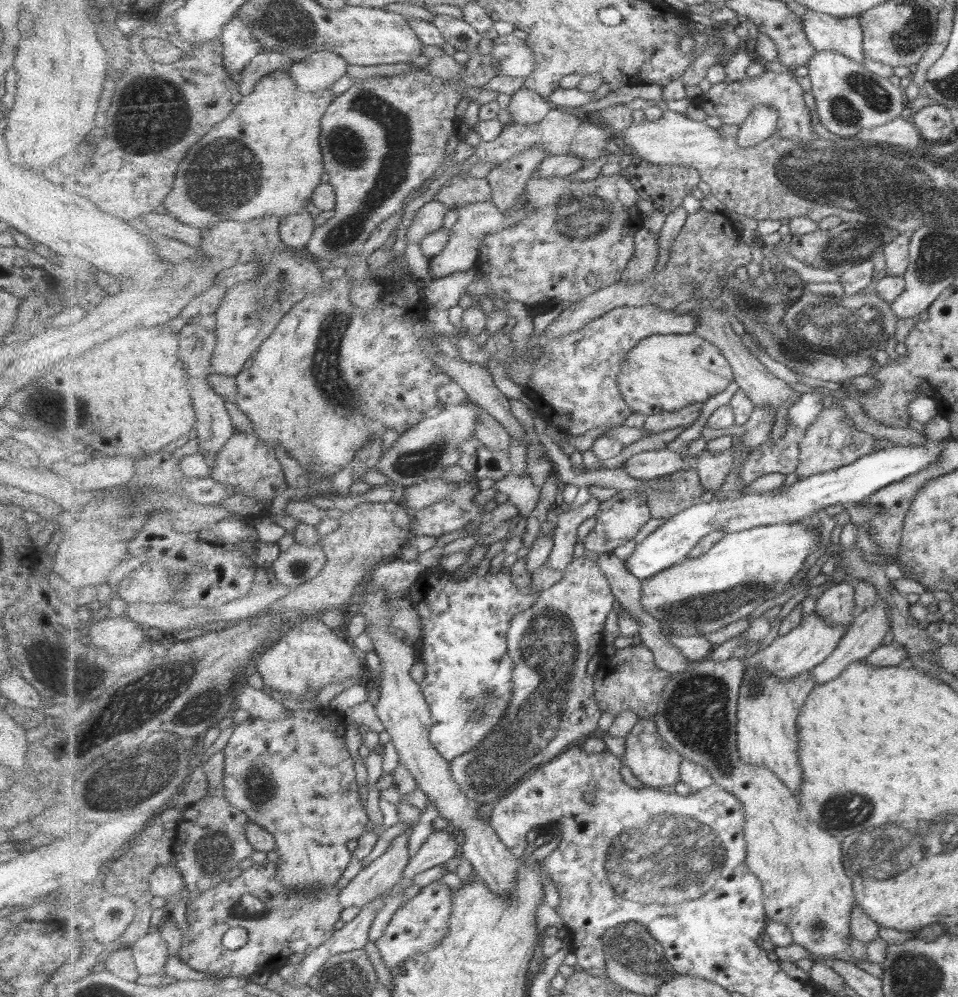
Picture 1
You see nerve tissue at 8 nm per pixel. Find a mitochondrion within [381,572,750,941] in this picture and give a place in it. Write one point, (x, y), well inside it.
(636, 851)

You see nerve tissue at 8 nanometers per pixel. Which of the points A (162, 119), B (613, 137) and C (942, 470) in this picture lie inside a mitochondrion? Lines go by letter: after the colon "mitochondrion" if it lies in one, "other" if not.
A: mitochondrion
B: other
C: other

